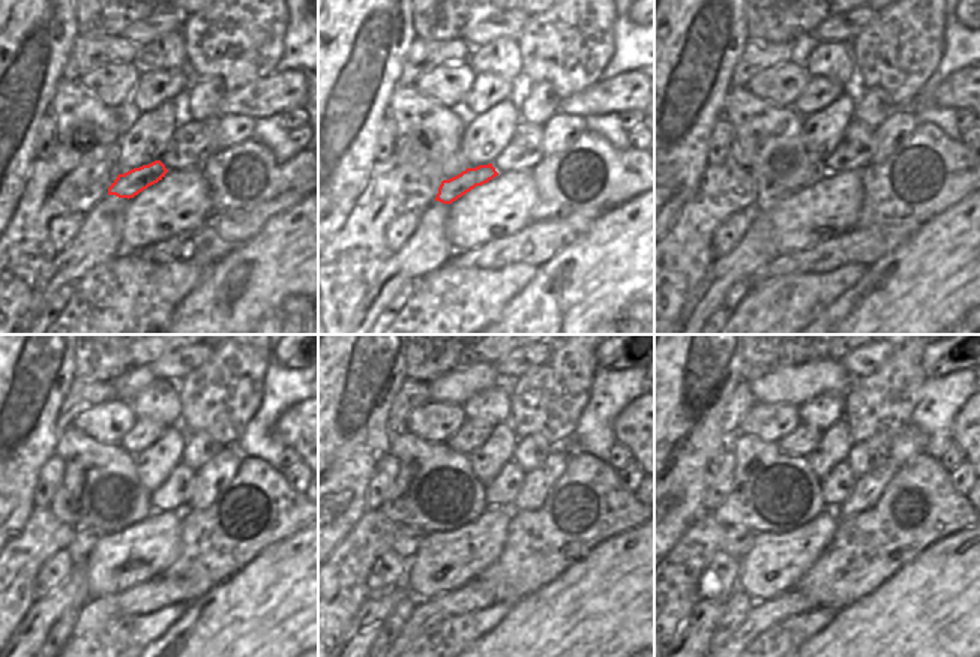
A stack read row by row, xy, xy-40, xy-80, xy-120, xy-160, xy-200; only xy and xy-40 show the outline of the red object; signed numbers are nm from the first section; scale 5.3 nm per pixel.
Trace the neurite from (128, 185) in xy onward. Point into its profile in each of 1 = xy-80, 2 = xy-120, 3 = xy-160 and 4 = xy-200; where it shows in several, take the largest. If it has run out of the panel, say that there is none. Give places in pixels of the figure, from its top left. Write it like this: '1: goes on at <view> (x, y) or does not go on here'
1: goes on at xy-80 (772, 195)
2: goes on at xy-120 (83, 539)
3: goes on at xy-160 (407, 539)
4: goes on at xy-200 (737, 542)

